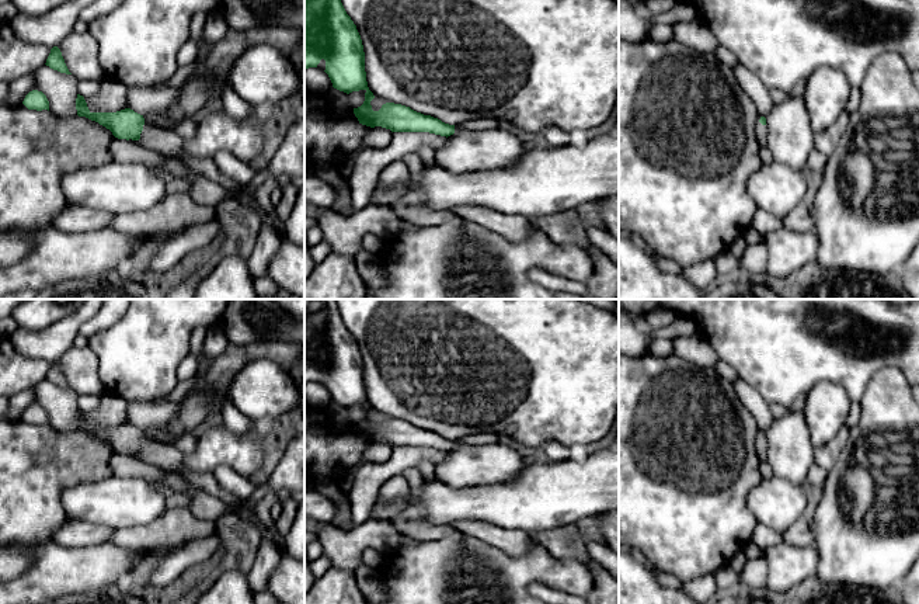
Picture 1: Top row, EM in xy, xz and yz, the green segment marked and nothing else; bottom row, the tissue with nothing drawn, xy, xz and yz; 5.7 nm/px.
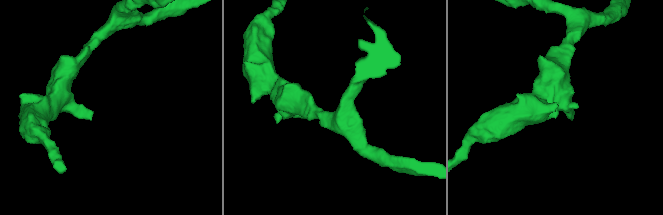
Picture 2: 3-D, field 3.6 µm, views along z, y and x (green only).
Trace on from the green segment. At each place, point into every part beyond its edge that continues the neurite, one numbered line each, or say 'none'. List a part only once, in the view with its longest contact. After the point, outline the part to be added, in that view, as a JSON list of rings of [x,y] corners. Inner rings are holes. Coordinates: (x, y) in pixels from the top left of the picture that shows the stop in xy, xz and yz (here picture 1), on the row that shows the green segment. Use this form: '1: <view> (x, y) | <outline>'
1: xy (167, 142) | [[[145,124],[140,133],[140,145],[174,159],[182,155],[184,138],[174,129],[163,129],[152,124]]]

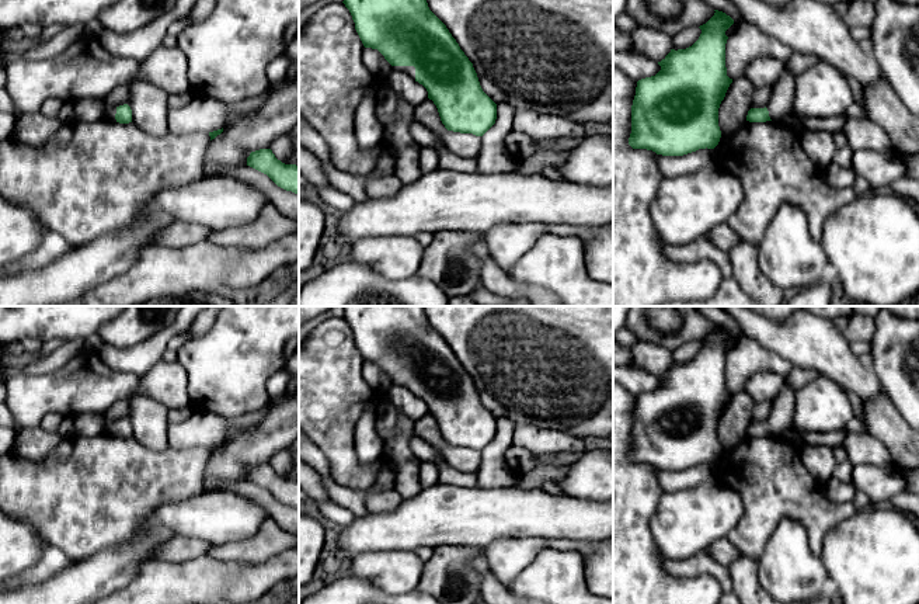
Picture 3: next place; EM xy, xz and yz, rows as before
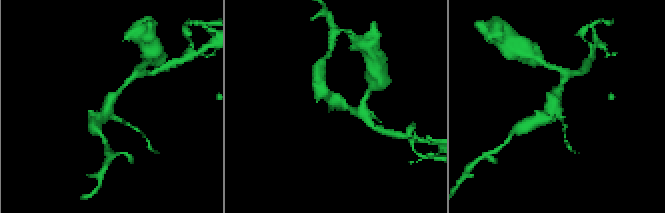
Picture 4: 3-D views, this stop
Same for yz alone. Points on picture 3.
1: yz (780, 103) | [[[786,69],[772,87],[772,97],[766,105],[772,121],[780,121],[793,111],[796,76]]]

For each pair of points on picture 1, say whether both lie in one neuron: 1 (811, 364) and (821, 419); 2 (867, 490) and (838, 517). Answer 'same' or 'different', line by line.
1: different
2: same

